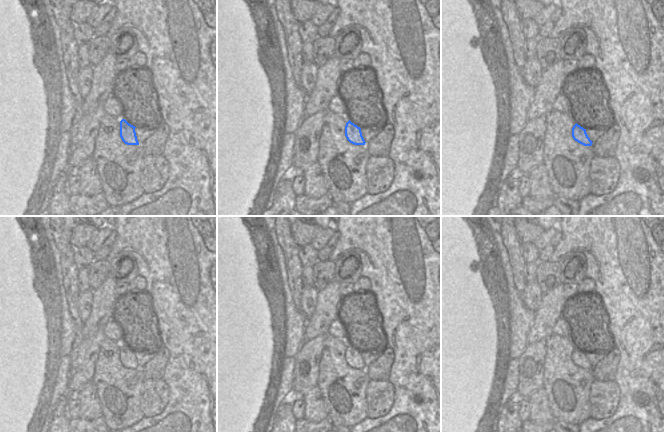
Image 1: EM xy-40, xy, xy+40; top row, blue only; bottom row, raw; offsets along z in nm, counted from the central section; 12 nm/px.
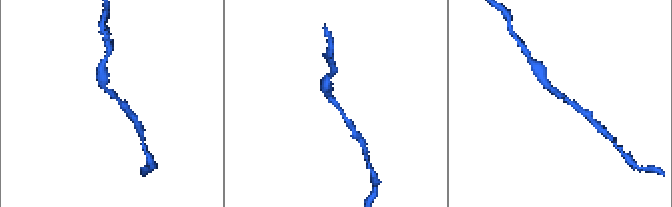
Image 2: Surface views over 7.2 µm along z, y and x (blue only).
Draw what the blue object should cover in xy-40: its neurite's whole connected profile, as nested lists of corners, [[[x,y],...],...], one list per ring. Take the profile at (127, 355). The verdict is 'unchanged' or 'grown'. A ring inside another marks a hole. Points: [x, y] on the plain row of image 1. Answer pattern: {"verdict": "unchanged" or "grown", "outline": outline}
{"verdict": "unchanged", "outline": [[[125,343],[120,345],[120,361],[125,368],[139,369],[135,352],[135,350],[129,348]]]}

